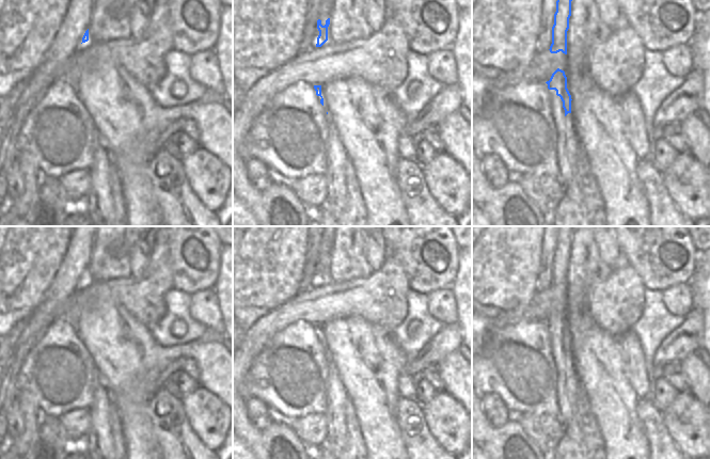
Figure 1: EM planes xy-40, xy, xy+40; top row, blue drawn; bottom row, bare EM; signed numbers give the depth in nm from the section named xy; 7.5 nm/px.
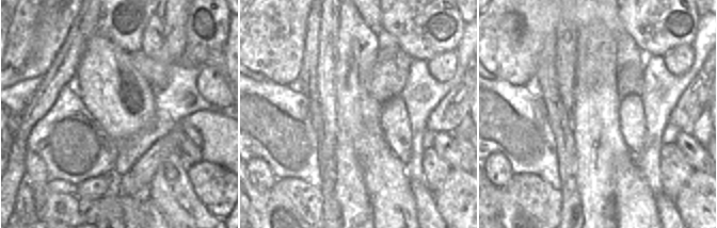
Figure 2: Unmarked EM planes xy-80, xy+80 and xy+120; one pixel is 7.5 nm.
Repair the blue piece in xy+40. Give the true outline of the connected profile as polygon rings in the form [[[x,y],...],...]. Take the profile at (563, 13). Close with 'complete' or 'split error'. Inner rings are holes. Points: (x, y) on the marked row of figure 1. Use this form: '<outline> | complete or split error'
[[[557,0],[556,12],[554,14],[554,25],[552,27],[551,53],[562,51],[567,54],[567,31],[569,29],[569,18],[571,16],[572,0]]] | complete

